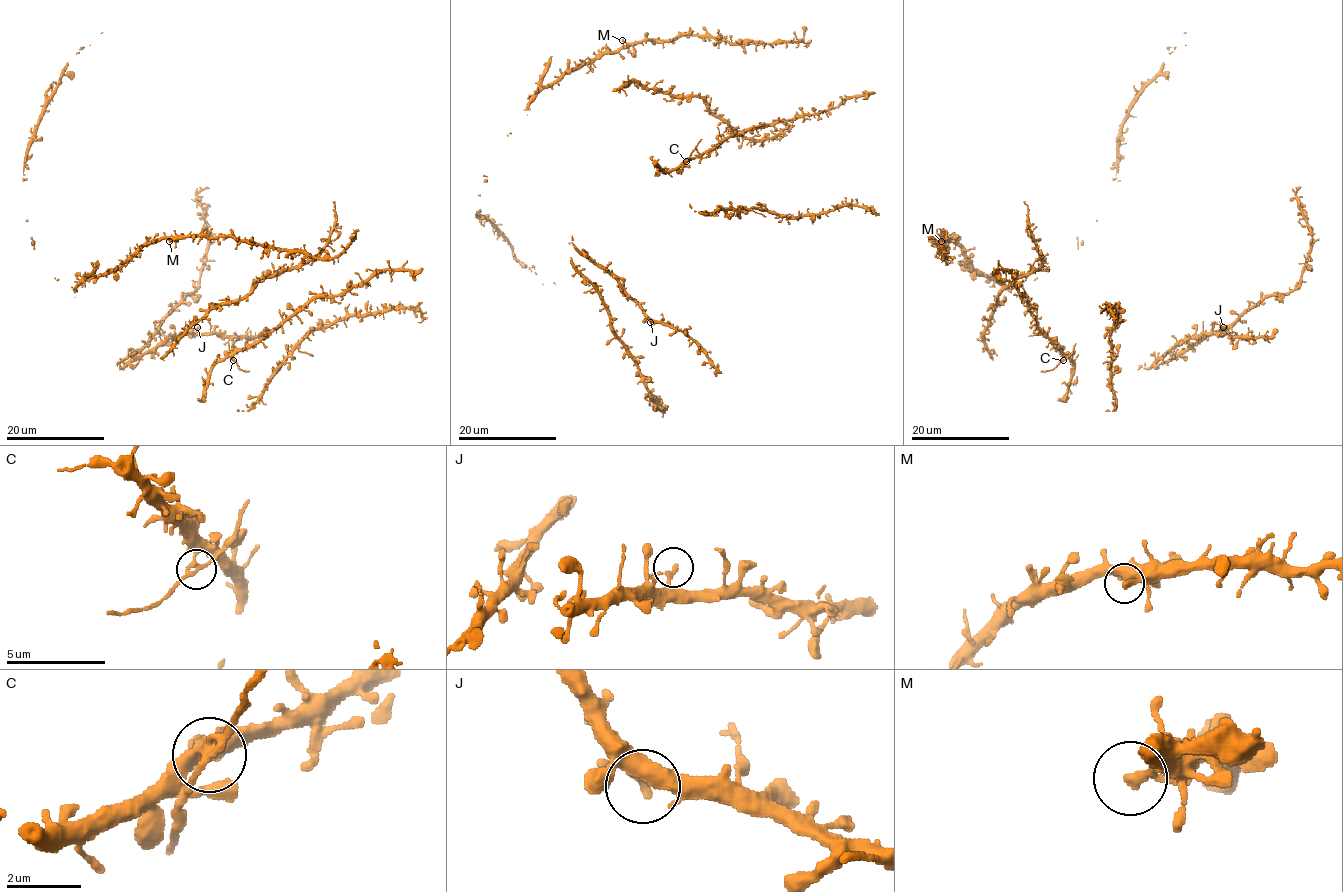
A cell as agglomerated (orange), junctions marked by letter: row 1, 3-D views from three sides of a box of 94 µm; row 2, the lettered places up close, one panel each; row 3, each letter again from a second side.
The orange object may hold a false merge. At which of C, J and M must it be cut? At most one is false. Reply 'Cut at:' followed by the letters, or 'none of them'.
Cut at: C

